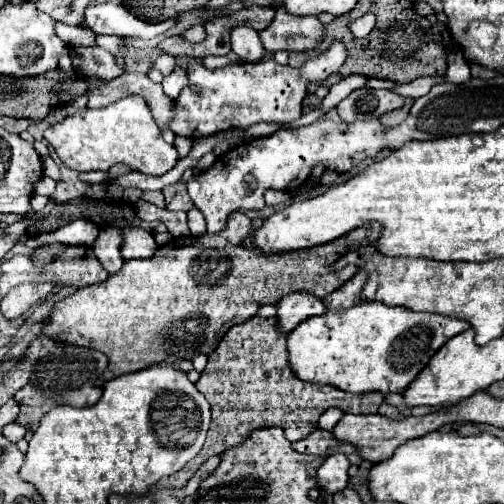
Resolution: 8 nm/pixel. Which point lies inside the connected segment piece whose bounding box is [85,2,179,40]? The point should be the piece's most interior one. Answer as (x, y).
(111, 18)

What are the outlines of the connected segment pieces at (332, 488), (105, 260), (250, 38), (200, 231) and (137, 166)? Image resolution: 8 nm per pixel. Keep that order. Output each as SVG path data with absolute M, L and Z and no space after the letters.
M345 454L329 456L321 464L321 468L317 472L319 488L325 488L331 494L337 492L337 490L343 490L347 486L347 482L349 482L349 474L347 474L349 466L351 466L351 462L349 462L349 458Z
M109 226L101 230L99 238L93 244L93 252L97 254L97 260L103 264L103 268L109 274L117 272L123 266L119 248L121 248L121 230L117 226Z
M241 26L231 32L231 48L243 62L259 62L267 50L253 28Z
M193 208L191 212L187 212L188 226L192 236L201 236L206 233L206 222L201 212L197 208Z
M135 94L117 100L107 108L85 108L73 116L67 116L63 122L45 130L45 140L55 148L63 164L77 172L109 170L113 164L127 164L137 172L163 176L179 160L175 146L161 138L161 130L151 116L149 104L143 100L143 96Z

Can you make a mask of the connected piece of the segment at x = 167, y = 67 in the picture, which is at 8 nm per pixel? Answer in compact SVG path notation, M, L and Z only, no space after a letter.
M163 54L163 56L159 56L155 62L153 62L153 66L163 74L163 76L167 76L167 74L171 74L171 66L173 66L173 56L169 56L169 54Z

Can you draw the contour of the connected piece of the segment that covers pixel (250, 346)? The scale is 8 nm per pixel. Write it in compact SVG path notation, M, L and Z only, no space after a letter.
M275 304L263 306L253 318L245 324L233 326L221 338L217 348L209 354L207 368L201 372L195 386L211 404L211 428L201 452L183 470L167 478L167 484L171 486L183 486L209 456L243 444L243 440L247 440L257 428L279 426L285 430L289 442L297 442L317 428L319 416L327 408L341 408L349 414L375 414L383 402L381 392L351 394L341 392L331 384L299 380L289 366L287 332L279 328Z

